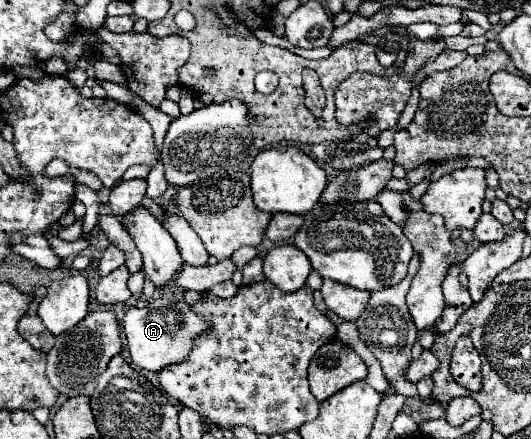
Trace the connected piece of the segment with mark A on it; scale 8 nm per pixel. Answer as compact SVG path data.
M163 296L151 300L149 306L129 308L123 316L121 328L127 336L127 346L131 352L133 366L159 372L163 370L163 366L183 362L183 358L187 358L187 354L191 352L195 338L199 334L207 334L211 330L211 324L199 318L199 314L195 314L189 304L177 300L175 296Z

